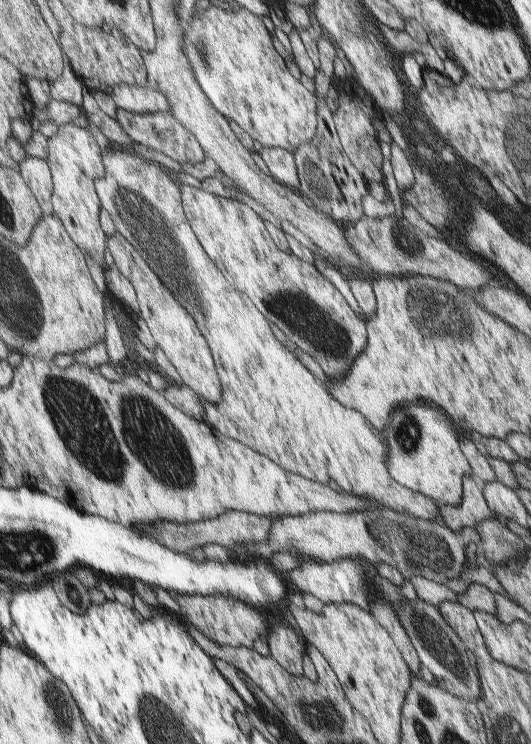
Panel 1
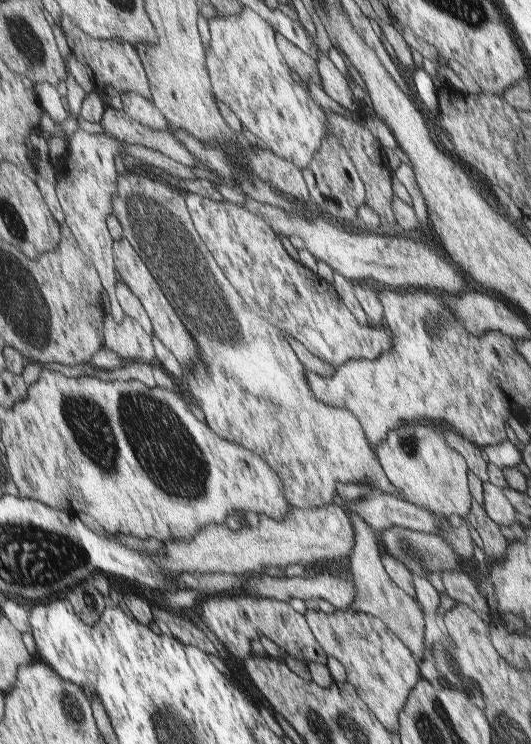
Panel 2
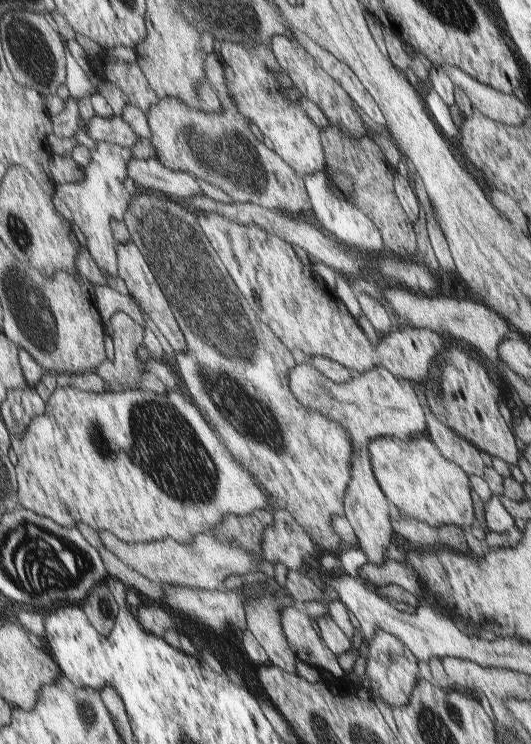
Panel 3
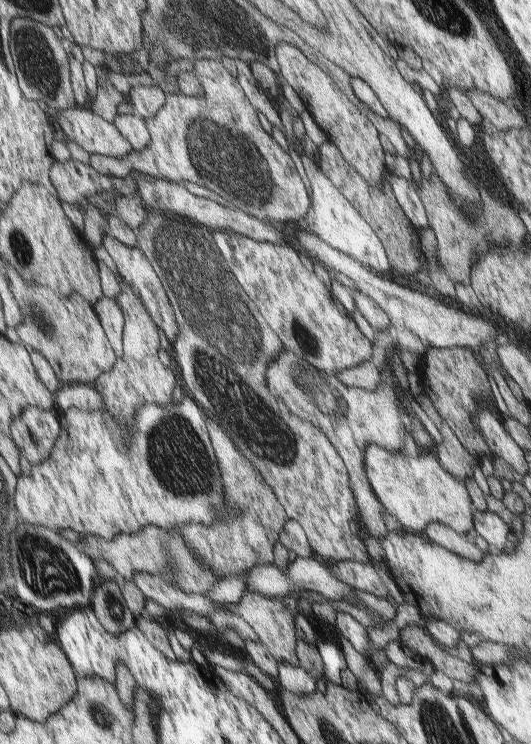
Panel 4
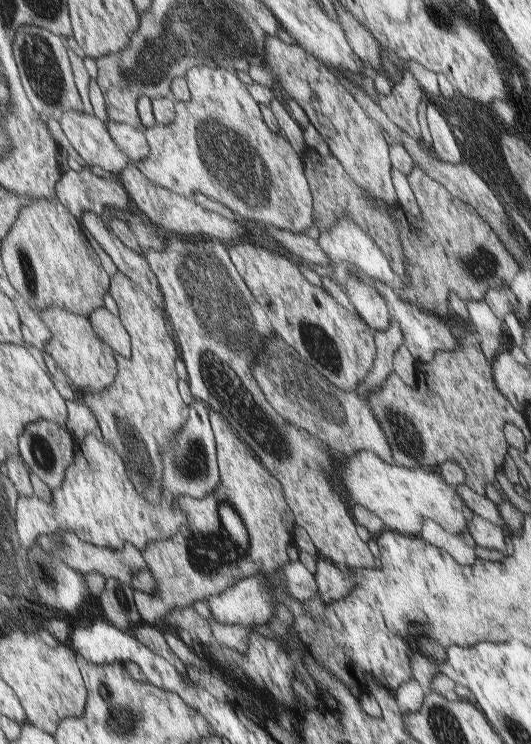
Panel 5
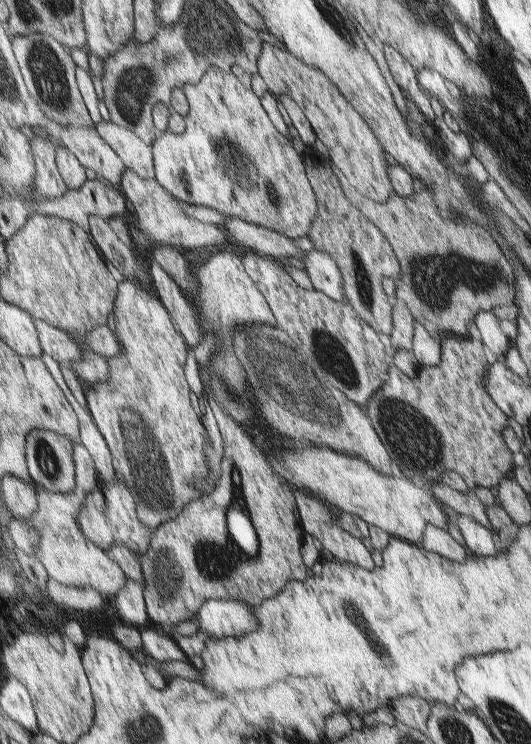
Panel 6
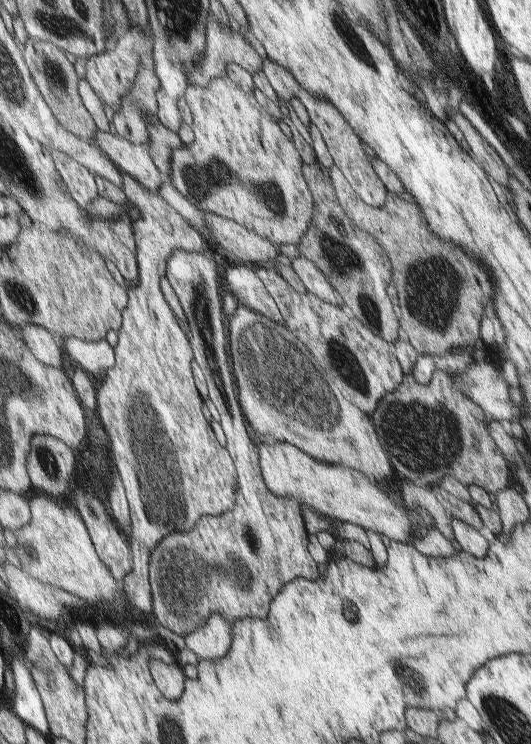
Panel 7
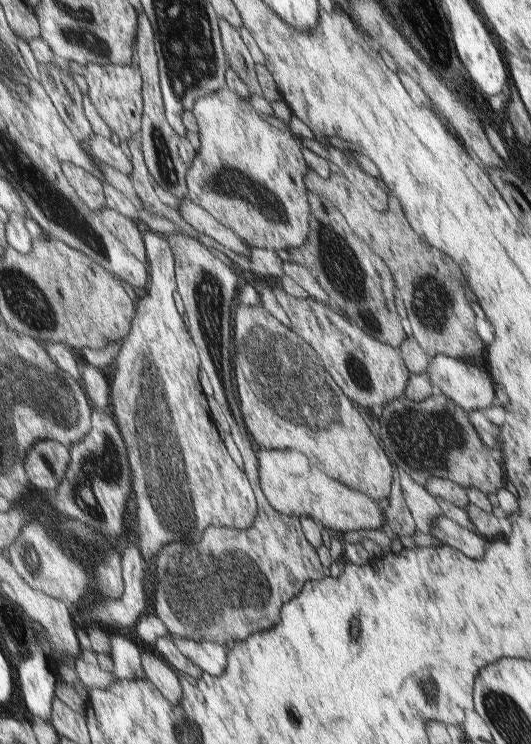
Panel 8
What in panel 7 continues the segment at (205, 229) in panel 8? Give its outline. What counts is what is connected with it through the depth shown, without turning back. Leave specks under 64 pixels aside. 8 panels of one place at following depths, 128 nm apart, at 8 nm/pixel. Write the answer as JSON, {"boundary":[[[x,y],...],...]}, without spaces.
{"boundary":[[[206,213],[208,226],[216,240],[226,252],[234,254],[236,260],[245,264],[252,263],[253,266],[262,266],[262,261],[270,260],[276,263],[279,246],[268,242],[266,238],[258,236],[254,230],[229,220],[215,213]]]}

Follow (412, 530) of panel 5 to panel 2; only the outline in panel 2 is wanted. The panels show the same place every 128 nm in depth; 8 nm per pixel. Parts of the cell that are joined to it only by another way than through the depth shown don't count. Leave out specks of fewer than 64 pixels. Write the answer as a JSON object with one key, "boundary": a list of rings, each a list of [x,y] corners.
{"boundary":[[[430,422],[402,424],[389,434],[386,442],[378,444],[376,453],[386,476],[402,498],[442,520],[452,514],[464,520],[468,518],[473,508],[468,463],[444,442],[440,429],[430,428]]]}

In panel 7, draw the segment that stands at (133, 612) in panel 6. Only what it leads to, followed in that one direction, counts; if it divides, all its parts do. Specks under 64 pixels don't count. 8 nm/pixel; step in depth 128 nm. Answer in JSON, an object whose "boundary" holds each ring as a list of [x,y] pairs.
{"boundary":[[[122,171],[122,178],[124,178],[124,192],[128,194],[130,202],[132,202],[139,209],[141,214],[139,219],[133,221],[134,232],[136,234],[138,244],[137,255],[141,276],[138,284],[129,284],[128,286],[130,304],[128,304],[128,308],[124,310],[124,325],[118,332],[119,343],[115,347],[118,359],[117,366],[108,372],[106,378],[103,379],[104,382],[102,386],[98,389],[98,411],[96,412],[95,417],[103,422],[104,428],[106,428],[106,430],[108,430],[108,434],[110,434],[111,456],[114,458],[115,464],[118,466],[122,480],[124,480],[129,502],[131,504],[133,533],[130,536],[130,542],[131,548],[136,555],[136,568],[134,569],[134,572],[129,573],[123,579],[125,594],[128,597],[129,603],[132,604],[136,610],[141,611],[142,613],[150,614],[154,613],[155,608],[150,576],[150,564],[154,550],[158,548],[158,544],[160,544],[166,536],[169,536],[174,532],[192,532],[192,530],[196,528],[196,524],[200,522],[200,518],[202,518],[202,516],[206,516],[206,514],[218,516],[218,514],[224,514],[224,512],[232,510],[232,506],[234,506],[234,502],[236,502],[236,500],[234,500],[234,492],[236,492],[237,478],[233,458],[228,450],[228,447],[226,446],[226,443],[220,442],[220,436],[216,436],[216,432],[214,432],[216,428],[212,428],[210,420],[208,420],[208,418],[206,418],[206,414],[204,414],[204,400],[202,400],[202,396],[200,396],[200,390],[198,390],[198,384],[196,384],[196,378],[194,378],[194,370],[192,370],[194,360],[196,360],[194,346],[192,346],[193,342],[188,340],[188,334],[184,332],[185,328],[180,326],[179,316],[176,312],[174,312],[173,307],[170,306],[170,302],[166,298],[165,290],[162,290],[162,276],[168,273],[168,258],[170,256],[174,256],[174,252],[176,250],[186,250],[186,252],[198,253],[206,249],[204,240],[198,232],[200,228],[198,226],[194,226],[188,218],[184,218],[180,212],[177,212],[176,208],[174,208],[174,206],[172,206],[172,204],[170,204],[170,202],[168,202],[162,194],[160,194],[160,190],[151,190],[150,186],[146,186],[144,182],[138,181],[134,178],[134,176],[131,176],[124,171]]]}

